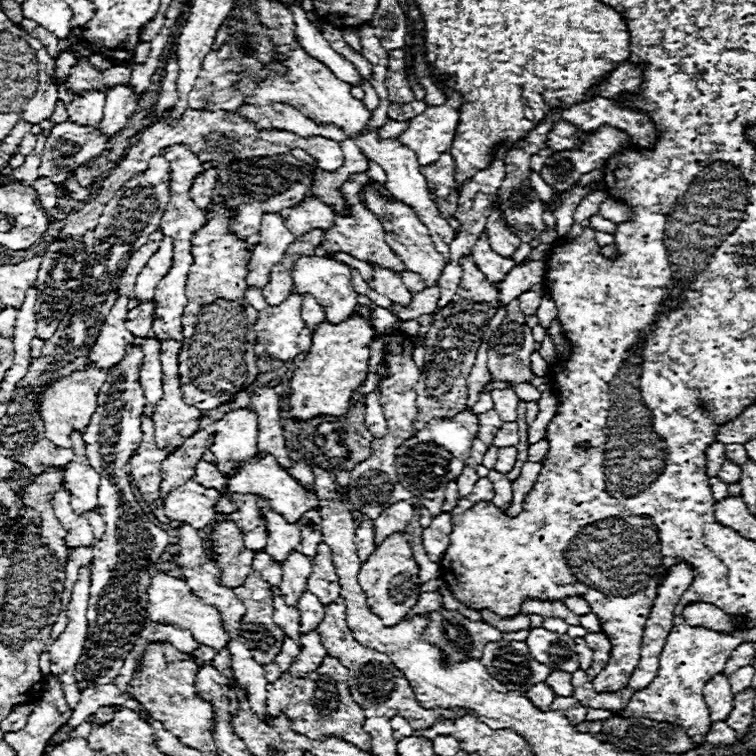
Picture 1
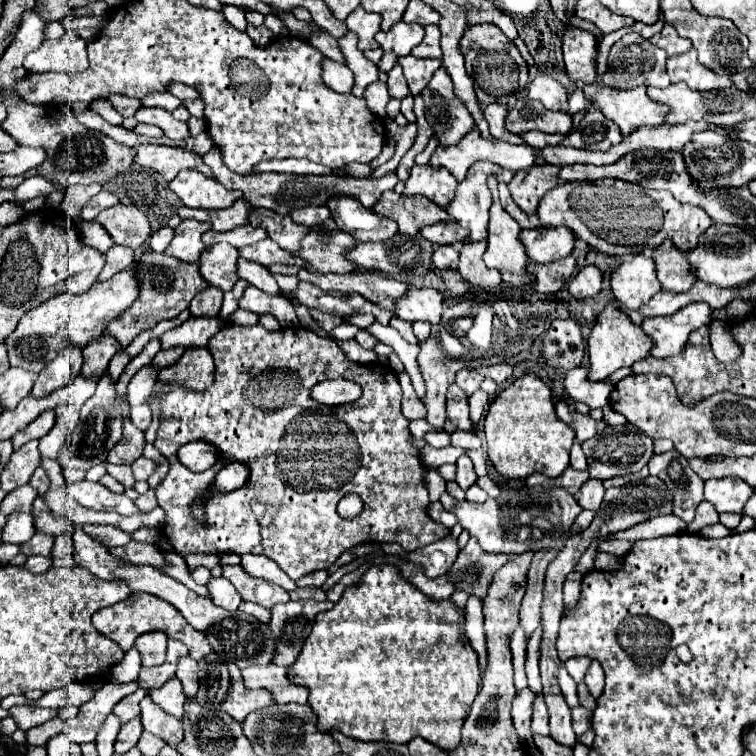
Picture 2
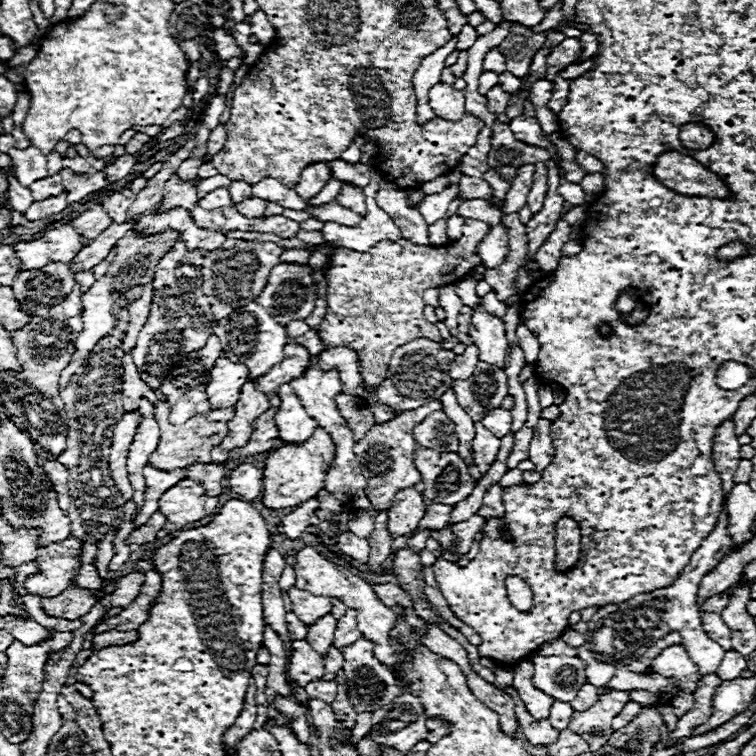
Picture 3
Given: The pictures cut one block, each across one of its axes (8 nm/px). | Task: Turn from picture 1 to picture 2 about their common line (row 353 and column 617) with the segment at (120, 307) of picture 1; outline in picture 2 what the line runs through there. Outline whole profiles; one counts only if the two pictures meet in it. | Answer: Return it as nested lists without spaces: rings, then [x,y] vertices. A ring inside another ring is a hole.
[[[594,82],[582,88],[584,96],[610,120],[620,126],[622,136],[628,136],[632,130],[662,124],[668,108],[656,104],[646,96],[646,88],[634,90],[614,90],[606,88],[602,82]]]

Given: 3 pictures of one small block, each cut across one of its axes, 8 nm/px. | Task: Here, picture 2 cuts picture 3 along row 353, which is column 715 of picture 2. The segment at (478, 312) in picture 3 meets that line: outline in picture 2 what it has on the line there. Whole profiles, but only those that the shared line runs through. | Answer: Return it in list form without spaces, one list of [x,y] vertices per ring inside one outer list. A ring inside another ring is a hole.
[[[720,478],[704,482],[704,500],[712,502],[718,512],[742,512],[754,490],[738,478]]]

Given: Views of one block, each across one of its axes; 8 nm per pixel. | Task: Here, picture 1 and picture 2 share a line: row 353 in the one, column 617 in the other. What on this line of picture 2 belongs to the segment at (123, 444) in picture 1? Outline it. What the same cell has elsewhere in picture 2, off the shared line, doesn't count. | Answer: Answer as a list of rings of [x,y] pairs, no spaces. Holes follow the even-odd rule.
[[[588,110],[580,122],[580,126],[564,136],[560,142],[566,148],[590,148],[590,150],[610,150],[614,144],[622,140],[620,128],[608,120],[598,110]]]

